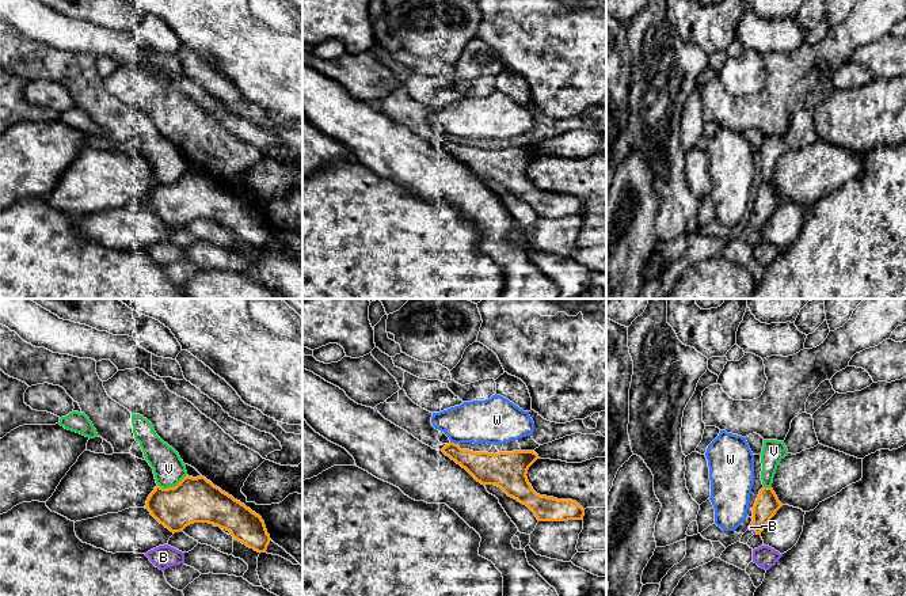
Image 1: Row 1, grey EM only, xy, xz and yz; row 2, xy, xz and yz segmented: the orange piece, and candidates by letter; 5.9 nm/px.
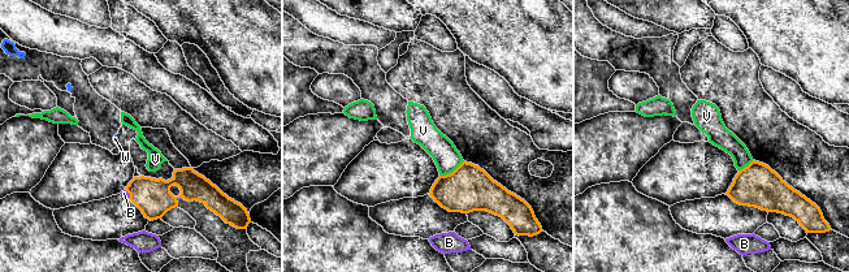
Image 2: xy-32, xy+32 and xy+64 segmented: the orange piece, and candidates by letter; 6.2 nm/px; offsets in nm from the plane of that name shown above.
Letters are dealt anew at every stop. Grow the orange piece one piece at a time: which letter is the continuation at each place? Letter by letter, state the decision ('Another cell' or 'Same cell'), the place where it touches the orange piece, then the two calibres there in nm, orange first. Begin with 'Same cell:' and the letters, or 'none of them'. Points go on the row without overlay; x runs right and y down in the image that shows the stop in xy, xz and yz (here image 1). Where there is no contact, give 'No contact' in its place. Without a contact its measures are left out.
Same cell: B
B: Same cell. Touches orange at yz (753, 223). Thickness 140 nm (orange) against 30 nm
V: Another cell. Touches orange at xy (171, 183). Thickness 280 nm (orange) against 190 nm
W: Another cell. Touches orange at xz (453, 139). Thickness 180 nm (orange) against 260 nm

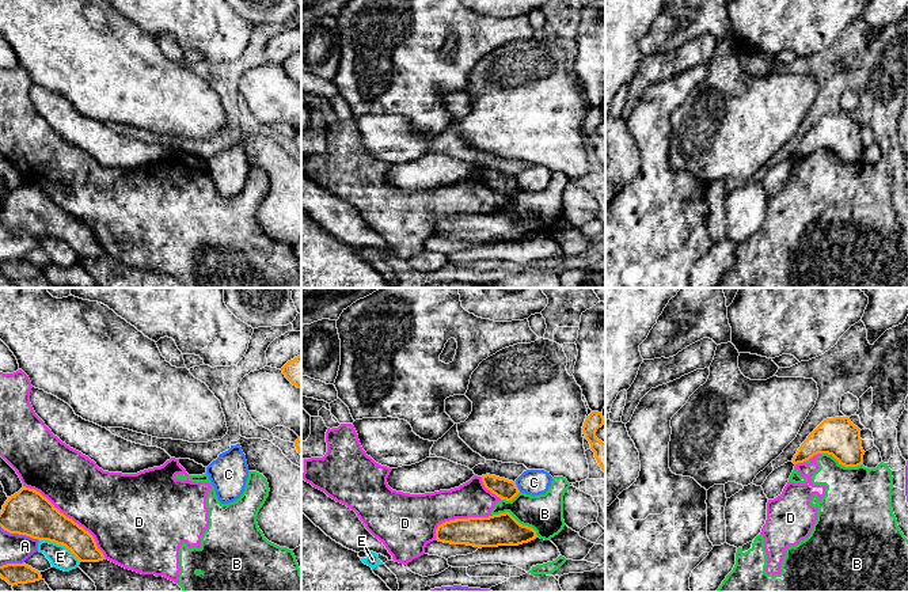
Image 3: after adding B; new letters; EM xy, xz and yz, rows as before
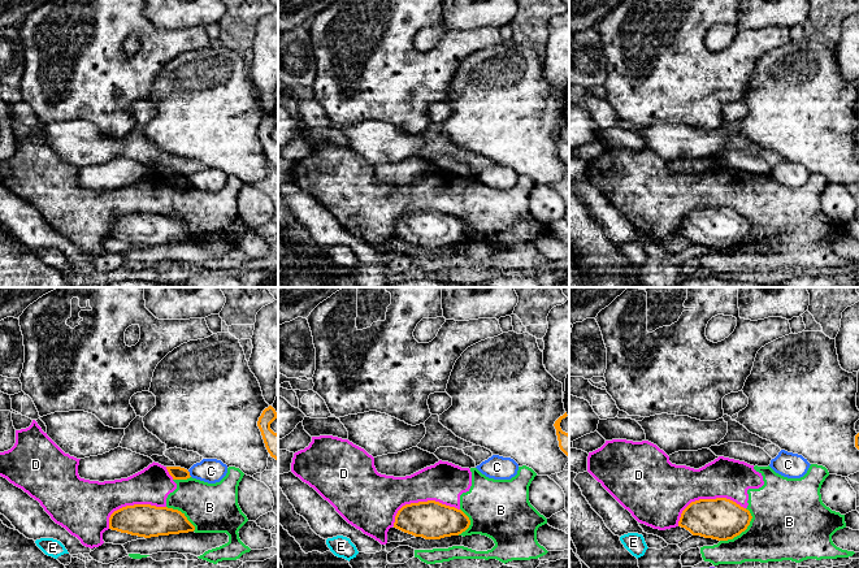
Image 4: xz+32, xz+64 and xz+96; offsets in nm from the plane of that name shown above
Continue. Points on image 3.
Same cell: none of them
A: Another cell. Touches orange at xy (19, 230). Thickness 280 nm (orange) against 180 nm
B: Another cell. Touches orange at xz (516, 216). Thickness 190 nm (orange) against 220 nm
C: Another cell. Touches orange at xz (516, 182). Thickness 120 nm (orange) against 150 nm
D: Another cell. Touches orange at xy (68, 213). Thickness 280 nm (orange) against 380 nm
E: Another cell. Touches orange at xy (60, 239). Thickness 260 nm (orange) against 140 nm

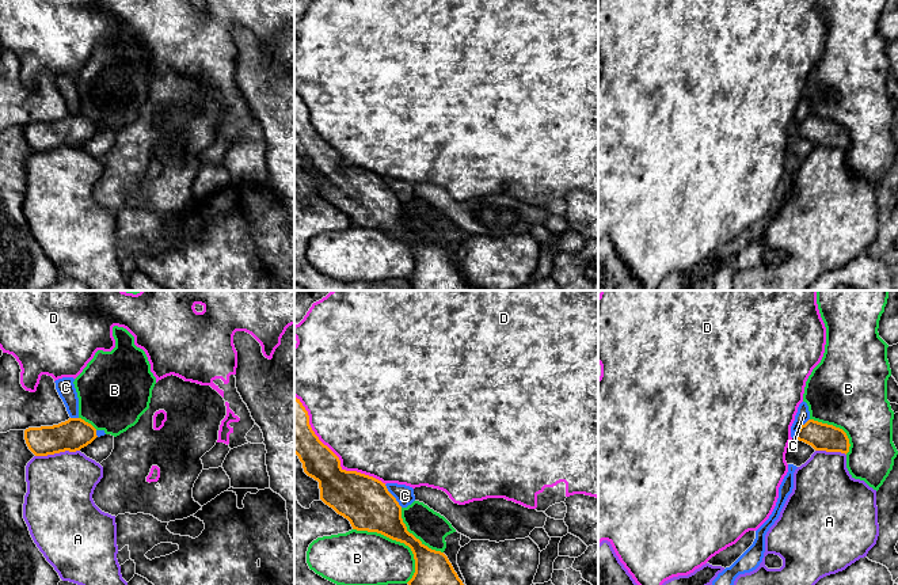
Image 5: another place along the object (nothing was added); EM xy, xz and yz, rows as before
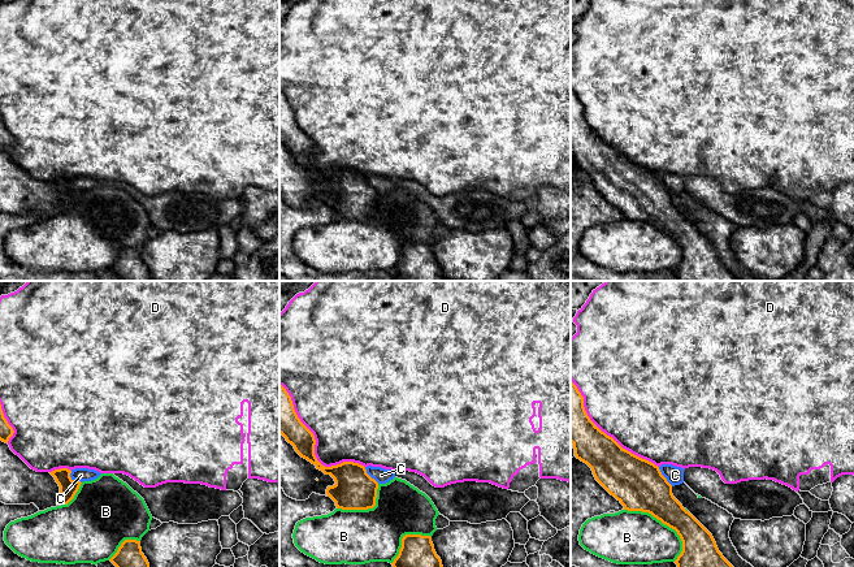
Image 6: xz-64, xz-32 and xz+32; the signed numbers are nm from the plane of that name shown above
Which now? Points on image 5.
Same cell: none of them
A: Another cell. Touches orange at xy (57, 148). Thickness 190 nm (orange) against 400 nm
B: Another cell. Touches orange at xz (396, 236). Thickness 280 nm (orange) against 340 nm
C: Another cell. Touches orange at xz (392, 192). Thickness 300 nm (orange) against 110 nm
D: Another cell. Touches orange at xz (334, 149). Thickness 280 nm (orange) against 500 nm

